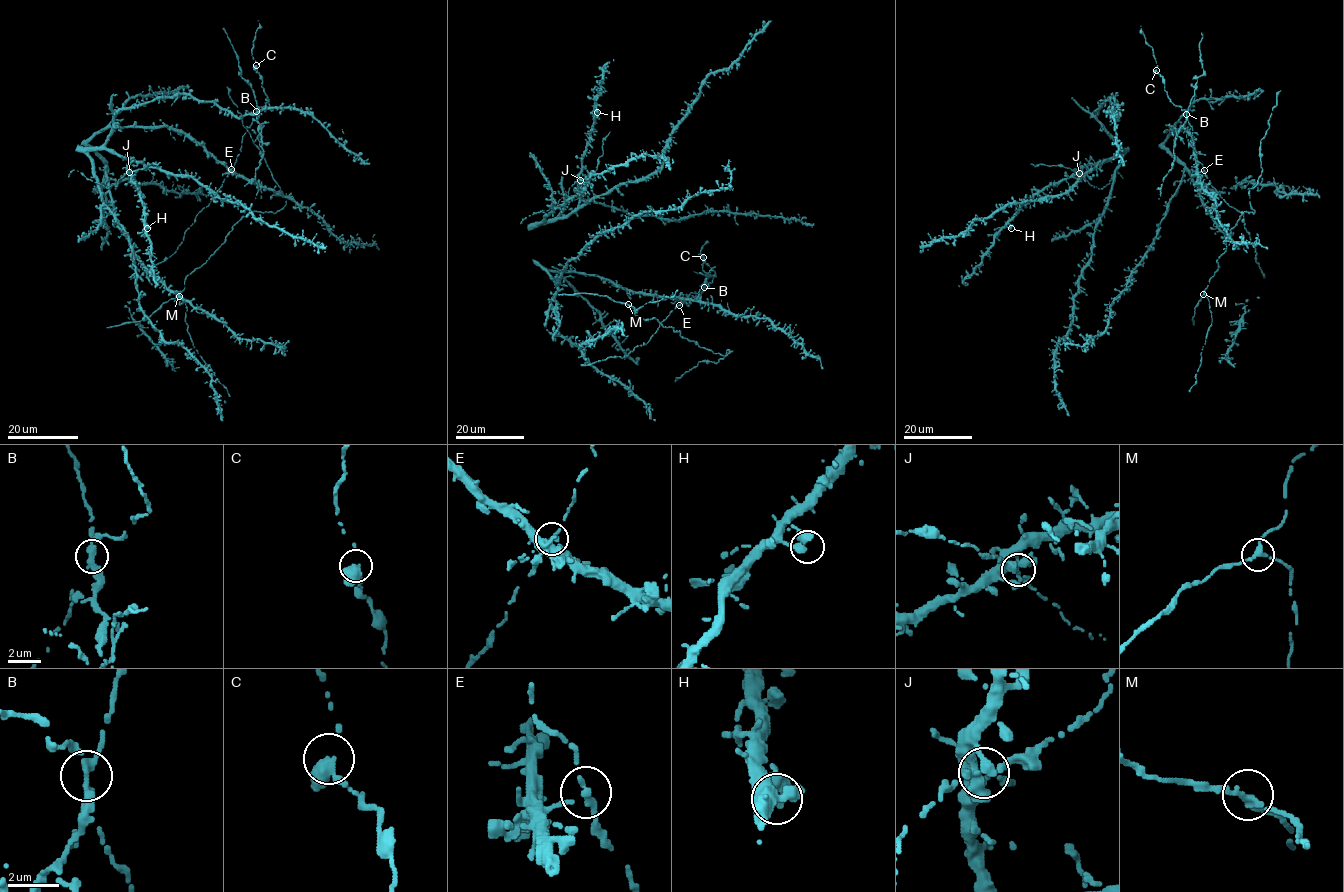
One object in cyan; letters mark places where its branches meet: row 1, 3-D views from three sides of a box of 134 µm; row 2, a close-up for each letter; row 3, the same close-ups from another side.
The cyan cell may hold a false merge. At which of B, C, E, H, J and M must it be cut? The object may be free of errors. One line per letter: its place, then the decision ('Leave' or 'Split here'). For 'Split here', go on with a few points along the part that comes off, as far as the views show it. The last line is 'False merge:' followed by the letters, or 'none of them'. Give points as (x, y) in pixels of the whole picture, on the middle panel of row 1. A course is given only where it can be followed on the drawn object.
B: Place: (704, 287). Split here. Course of the part to remove: (704, 288), (705, 278), (711, 275), (702, 270), (705, 261), (702, 259)
C: Place: (703, 257). Leave
E: Place: (679, 305). Leave
H: Place: (597, 112). Leave
J: Place: (580, 180). Leave
M: Place: (628, 304). Leave
False merge: B

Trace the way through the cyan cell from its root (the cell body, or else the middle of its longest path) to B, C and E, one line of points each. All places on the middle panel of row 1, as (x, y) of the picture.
B: (578, 273), (596, 275), (635, 292), (676, 297), (681, 305), (690, 293), (697, 293), (699, 286), (704, 288)
C: (578, 273), (635, 292), (676, 297), (681, 305), (699, 286), (712, 282), (716, 274), (703, 257)
E: (578, 273), (596, 275), (635, 292), (676, 297), (681, 299), (679, 305)

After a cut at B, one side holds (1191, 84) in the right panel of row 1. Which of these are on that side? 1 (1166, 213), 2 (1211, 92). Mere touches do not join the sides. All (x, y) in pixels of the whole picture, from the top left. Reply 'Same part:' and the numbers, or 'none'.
Same part: none

